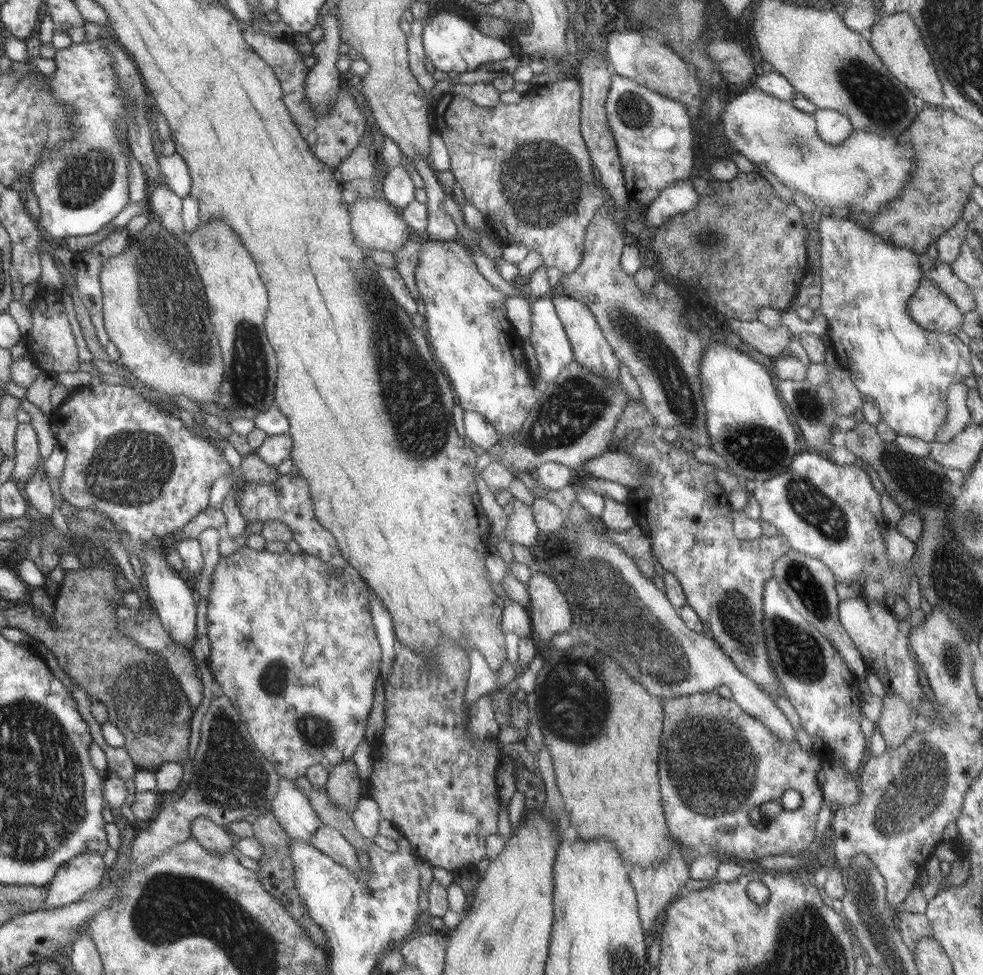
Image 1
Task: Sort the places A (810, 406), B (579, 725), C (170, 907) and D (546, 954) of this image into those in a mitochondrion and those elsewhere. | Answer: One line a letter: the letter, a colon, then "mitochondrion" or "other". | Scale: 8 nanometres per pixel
A: mitochondrion
B: mitochondrion
C: mitochondrion
D: other

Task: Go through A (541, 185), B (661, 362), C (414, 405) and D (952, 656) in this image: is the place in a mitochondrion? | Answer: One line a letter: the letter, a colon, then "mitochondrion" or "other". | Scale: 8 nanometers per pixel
A: mitochondrion
B: mitochondrion
C: mitochondrion
D: mitochondrion

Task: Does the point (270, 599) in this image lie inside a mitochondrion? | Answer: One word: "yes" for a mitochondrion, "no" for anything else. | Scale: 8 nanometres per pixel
no

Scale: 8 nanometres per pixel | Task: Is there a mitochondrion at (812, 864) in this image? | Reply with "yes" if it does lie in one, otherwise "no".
no

